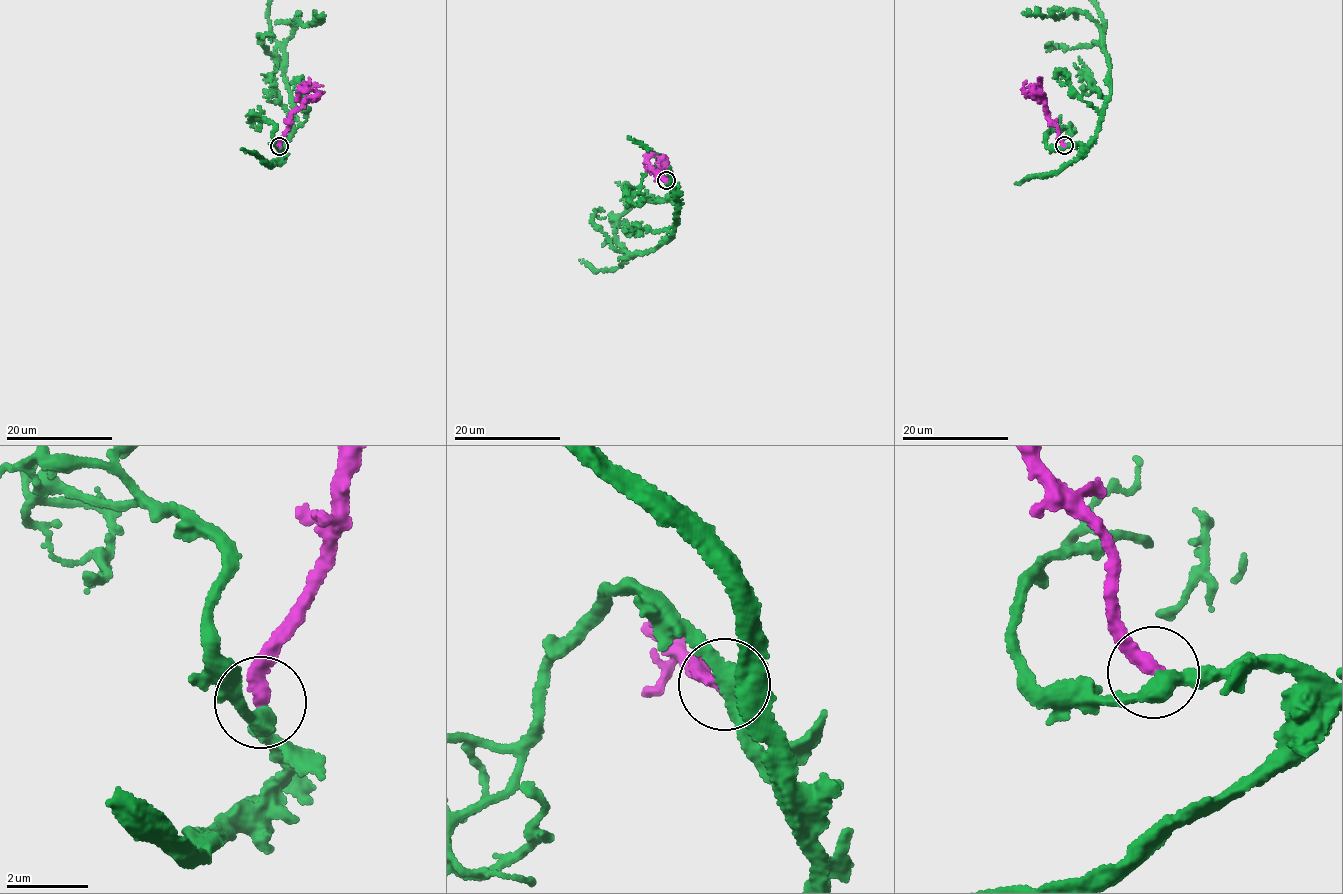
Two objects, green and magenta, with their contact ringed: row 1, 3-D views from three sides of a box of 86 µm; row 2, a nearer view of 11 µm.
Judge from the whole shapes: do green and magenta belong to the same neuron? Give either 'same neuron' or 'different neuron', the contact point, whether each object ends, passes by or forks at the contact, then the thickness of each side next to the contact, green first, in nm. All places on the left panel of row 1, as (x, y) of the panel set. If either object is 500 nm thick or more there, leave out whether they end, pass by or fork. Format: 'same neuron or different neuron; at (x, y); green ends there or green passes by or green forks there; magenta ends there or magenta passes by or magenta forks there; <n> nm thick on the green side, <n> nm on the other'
same neuron; at (279, 146); green passes by; magenta ends there; 400 nm thick on the green side, 360 nm on the other

